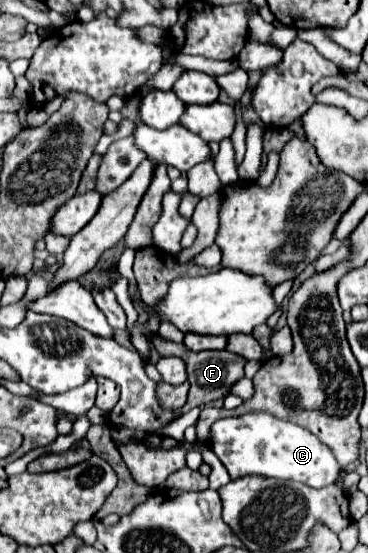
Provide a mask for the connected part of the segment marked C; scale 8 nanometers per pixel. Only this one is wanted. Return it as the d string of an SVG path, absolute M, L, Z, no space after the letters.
M247 413L237 419L219 419L213 423L211 433L213 437L209 447L227 467L231 479L245 475L265 475L301 481L309 487L321 489L331 485L341 471L341 465L335 461L333 453L315 435L291 421L281 421L269 413Z

